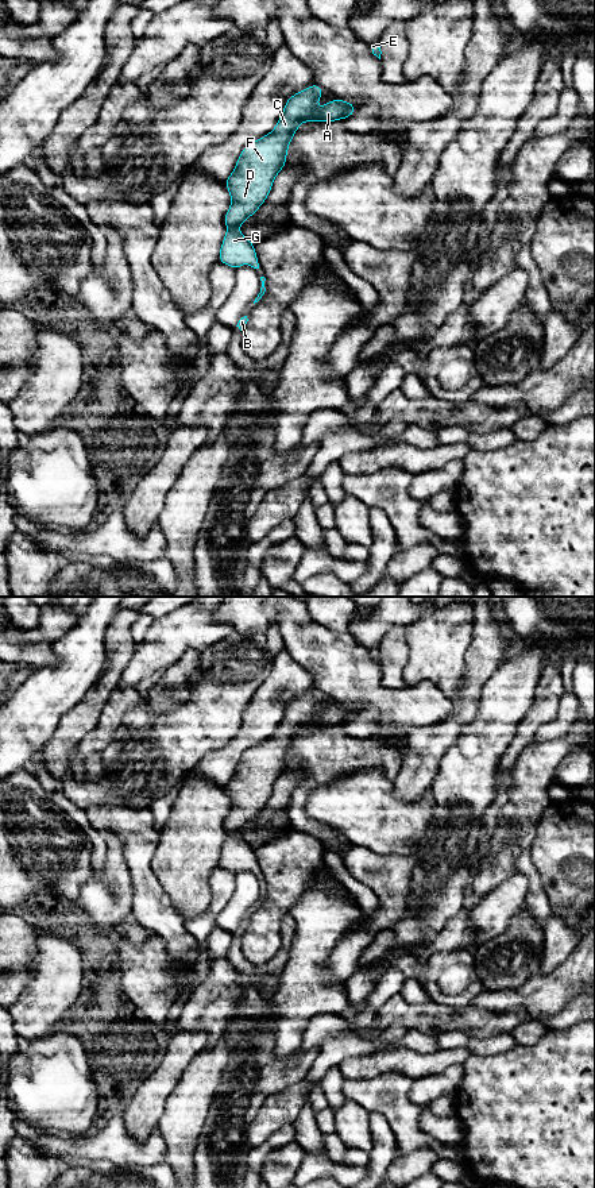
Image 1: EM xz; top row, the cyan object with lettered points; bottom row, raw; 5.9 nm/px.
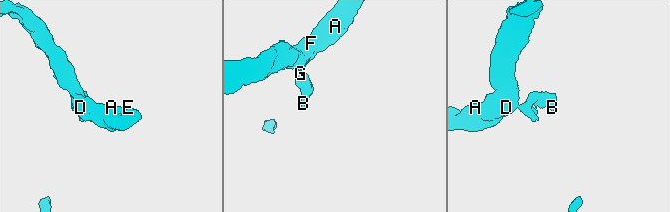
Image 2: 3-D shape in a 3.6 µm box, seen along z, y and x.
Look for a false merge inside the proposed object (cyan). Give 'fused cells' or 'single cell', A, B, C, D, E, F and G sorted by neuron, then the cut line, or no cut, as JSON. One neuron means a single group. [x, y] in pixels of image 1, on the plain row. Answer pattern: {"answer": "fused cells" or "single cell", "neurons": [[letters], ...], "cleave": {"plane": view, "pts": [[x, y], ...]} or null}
{"answer": "single cell", "neurons": [["A", "B", "C", "D", "E", "F", "G"]], "cleave": null}

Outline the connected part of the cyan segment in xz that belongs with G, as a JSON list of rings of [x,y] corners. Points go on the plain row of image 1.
[[[313,688],[287,703],[275,733],[243,753],[232,779],[225,784],[232,809],[224,821],[228,837],[219,861],[224,869],[237,873],[247,865],[256,878],[263,875],[256,867],[255,850],[237,833],[270,799],[275,780],[285,772],[287,753],[298,730],[302,726],[347,724],[356,716],[352,707],[340,703],[318,714],[316,707],[322,699],[324,695]]]

